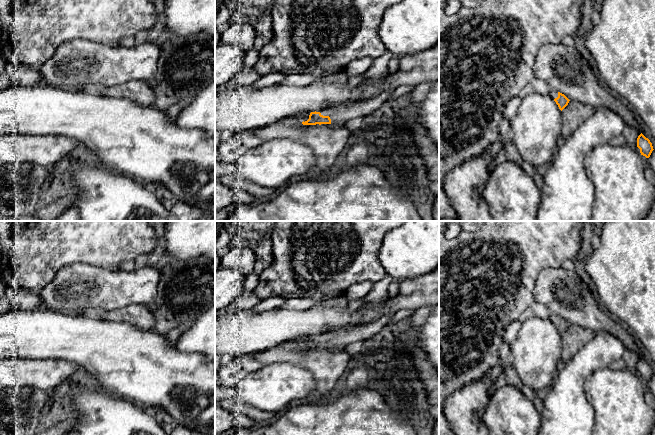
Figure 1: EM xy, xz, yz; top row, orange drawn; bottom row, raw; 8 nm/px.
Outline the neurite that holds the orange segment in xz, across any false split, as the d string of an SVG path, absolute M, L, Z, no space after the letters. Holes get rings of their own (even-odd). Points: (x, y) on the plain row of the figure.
M439 265L429 273L399 281L399 294L386 301L387 311L378 319L353 328L329 331L311 336L303 349L346 348L349 344L365 341L376 335L399 310L416 310L422 306L439 304Z

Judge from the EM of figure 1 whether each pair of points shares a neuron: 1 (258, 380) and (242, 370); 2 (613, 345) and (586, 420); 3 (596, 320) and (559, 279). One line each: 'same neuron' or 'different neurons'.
1: different neurons
2: same neuron
3: same neuron

